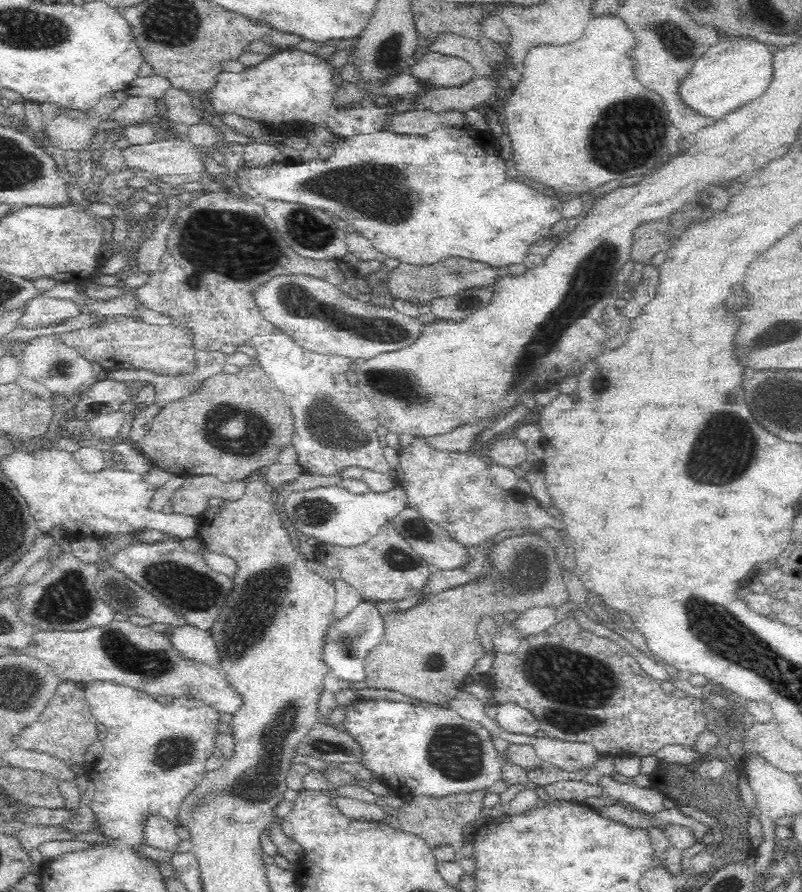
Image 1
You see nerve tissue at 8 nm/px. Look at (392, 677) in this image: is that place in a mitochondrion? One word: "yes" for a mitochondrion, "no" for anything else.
no

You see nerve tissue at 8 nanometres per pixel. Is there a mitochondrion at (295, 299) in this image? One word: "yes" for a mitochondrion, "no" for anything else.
yes

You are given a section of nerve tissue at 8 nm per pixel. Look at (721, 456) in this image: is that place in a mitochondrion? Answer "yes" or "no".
yes

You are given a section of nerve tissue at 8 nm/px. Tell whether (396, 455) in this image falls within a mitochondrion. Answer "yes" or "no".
no

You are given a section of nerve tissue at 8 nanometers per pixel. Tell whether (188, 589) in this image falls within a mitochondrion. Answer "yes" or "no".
yes

